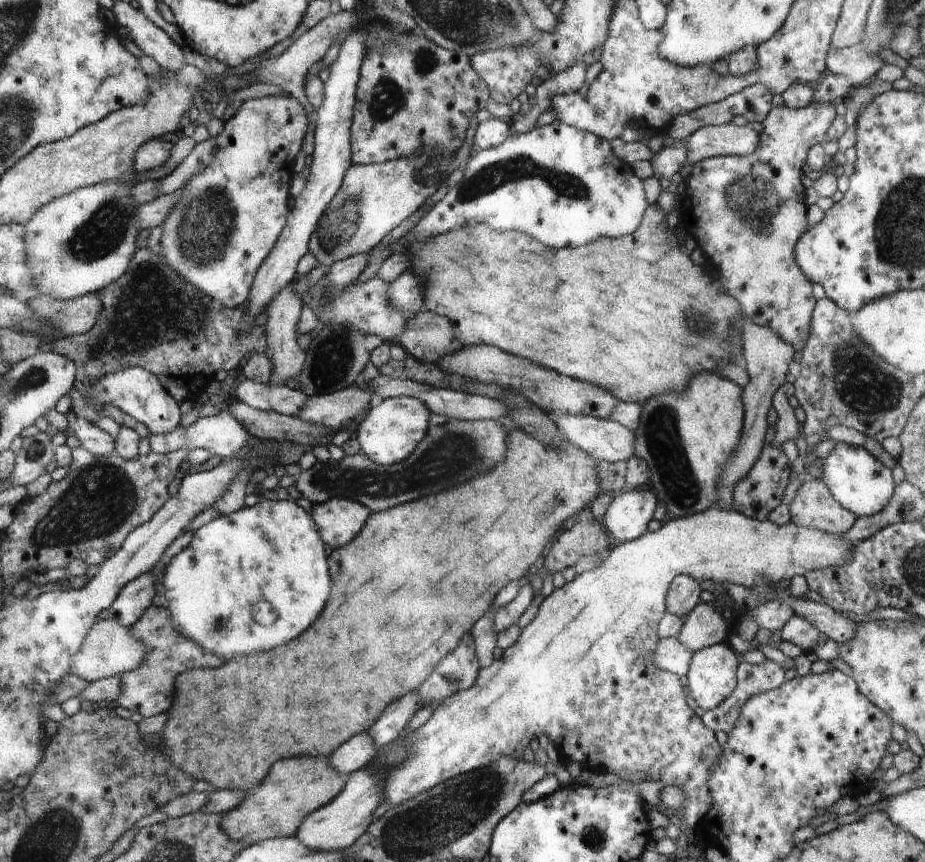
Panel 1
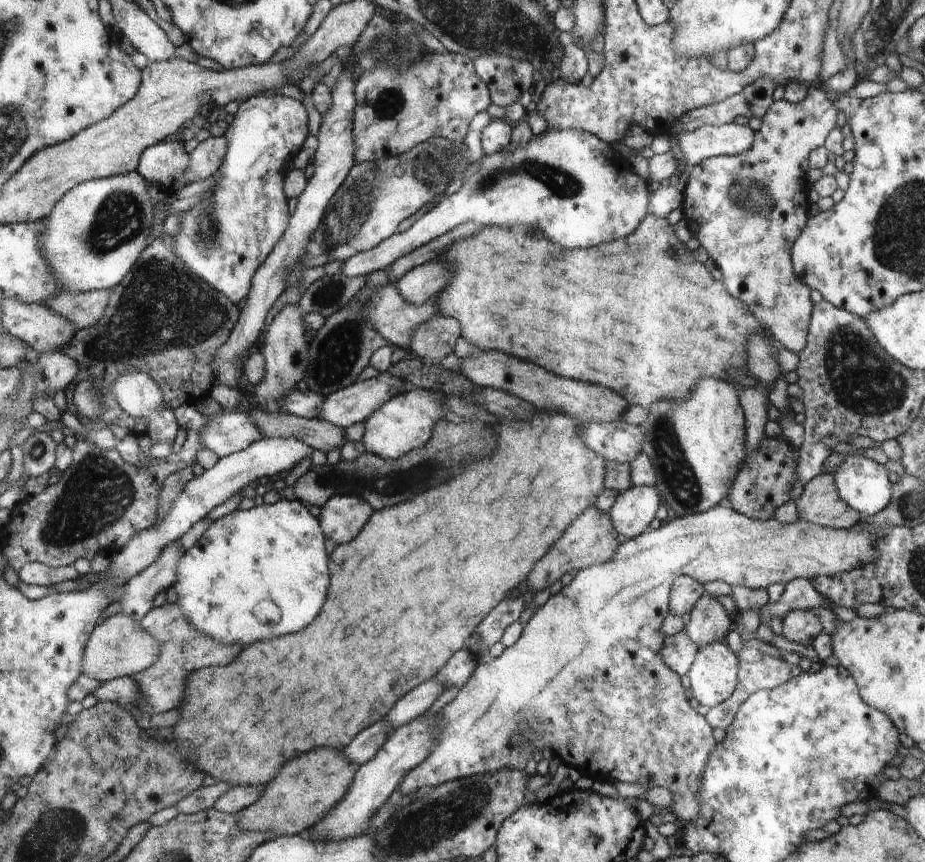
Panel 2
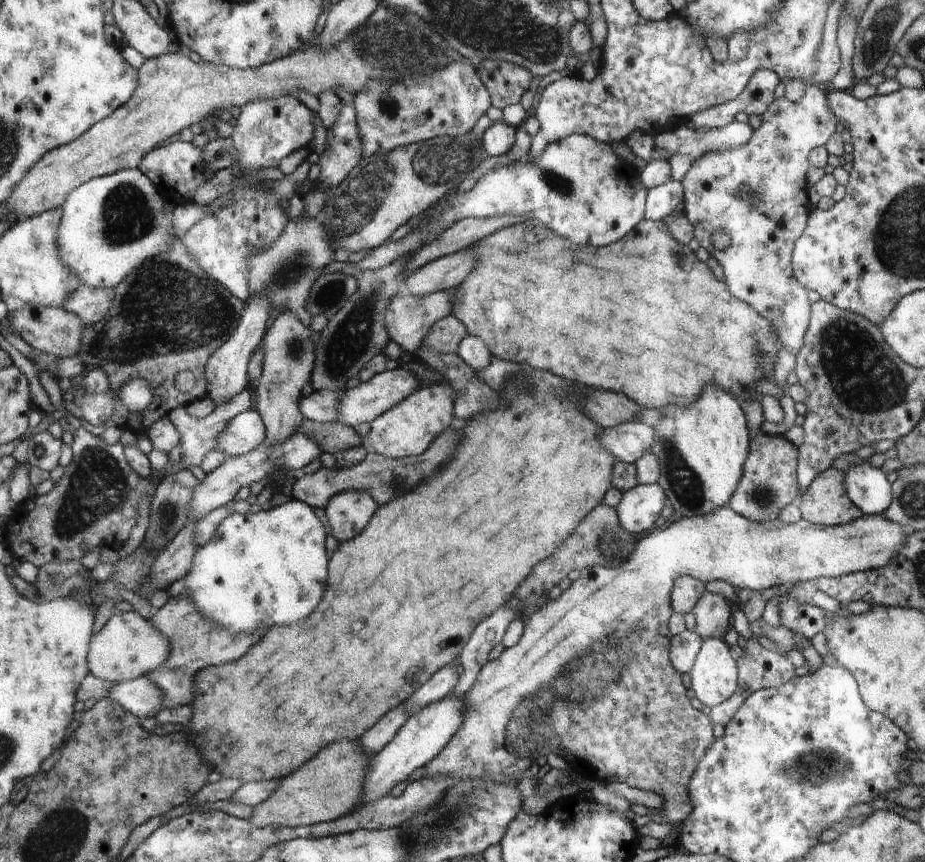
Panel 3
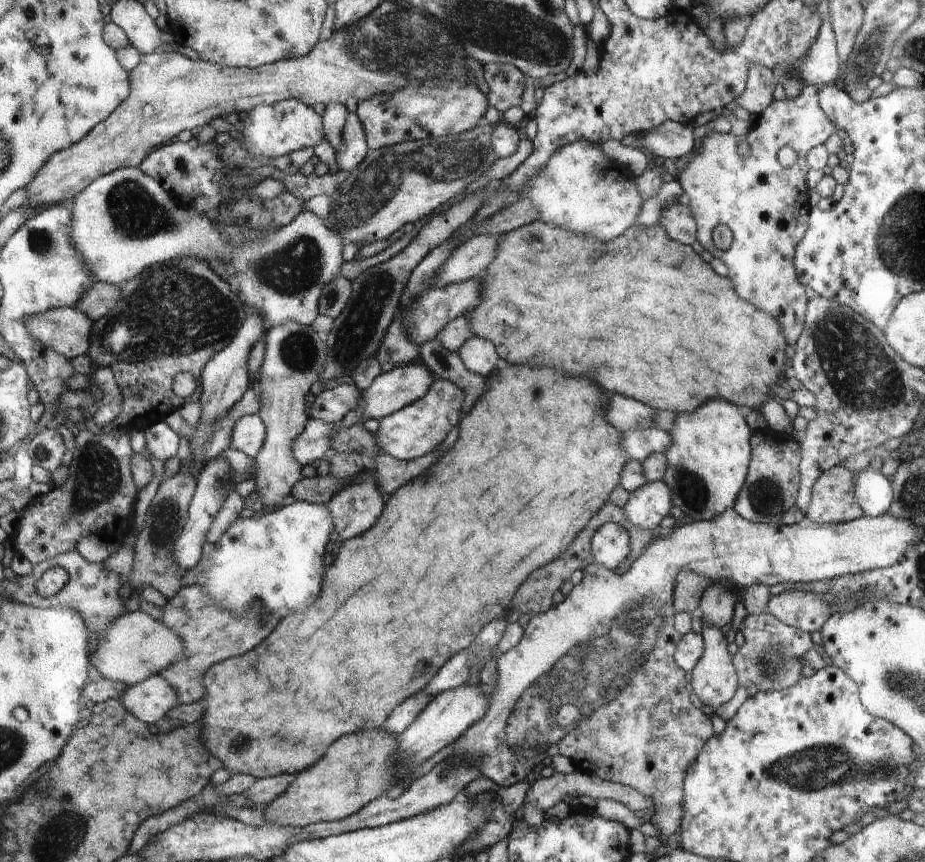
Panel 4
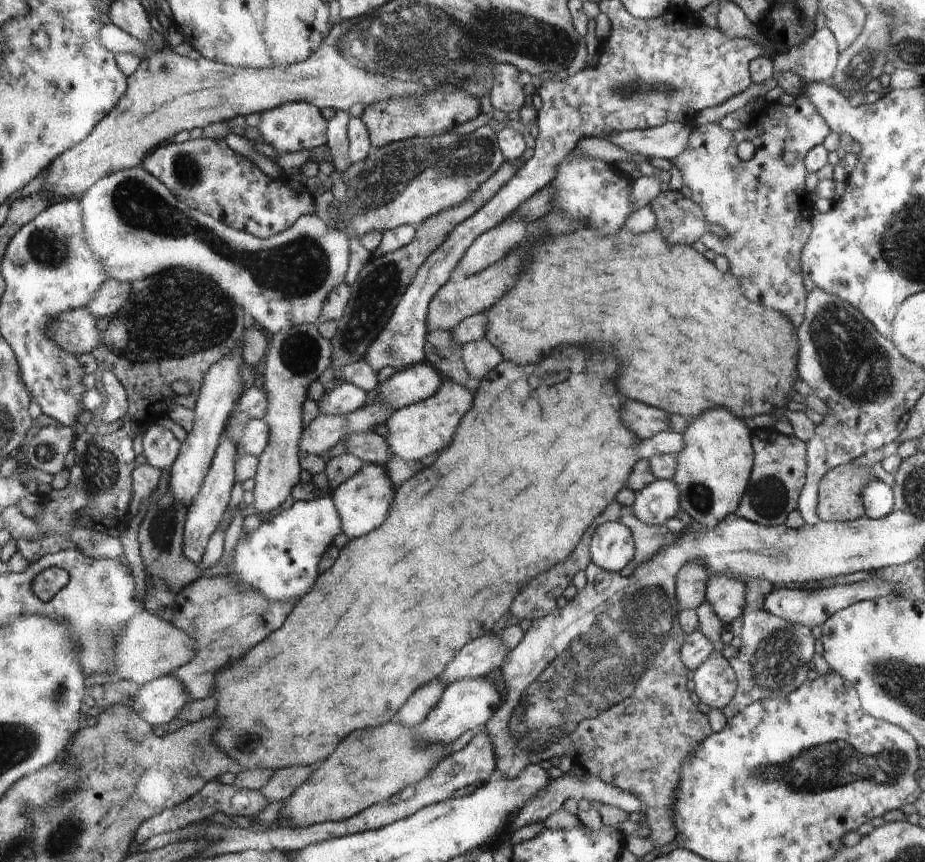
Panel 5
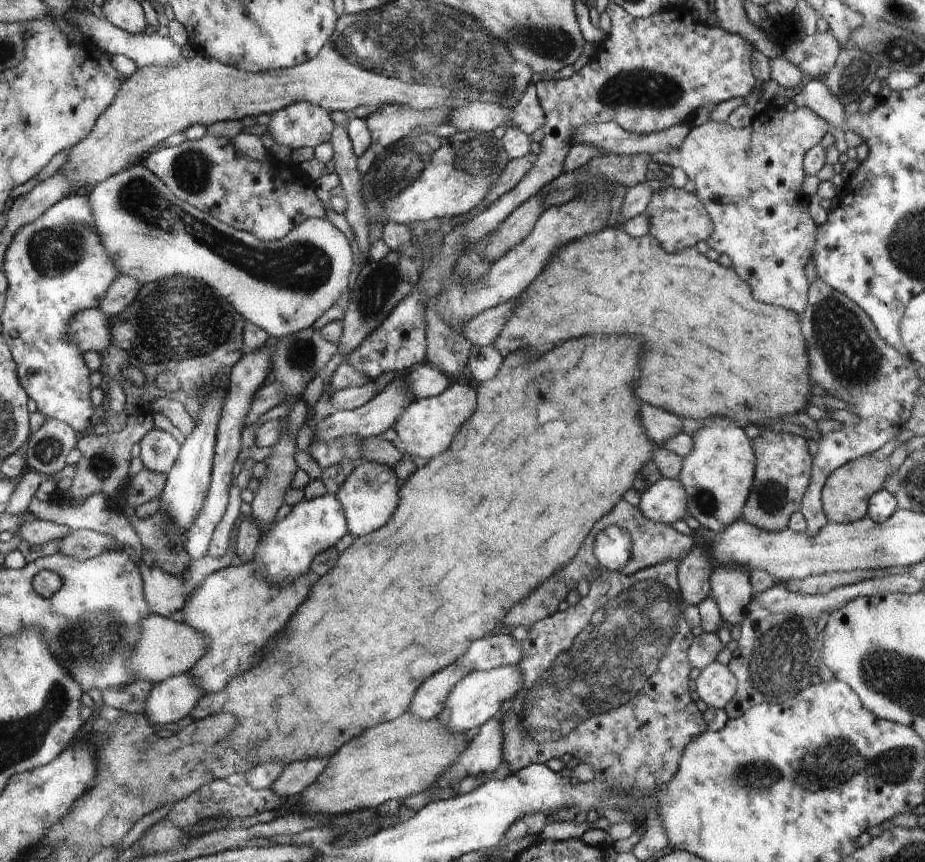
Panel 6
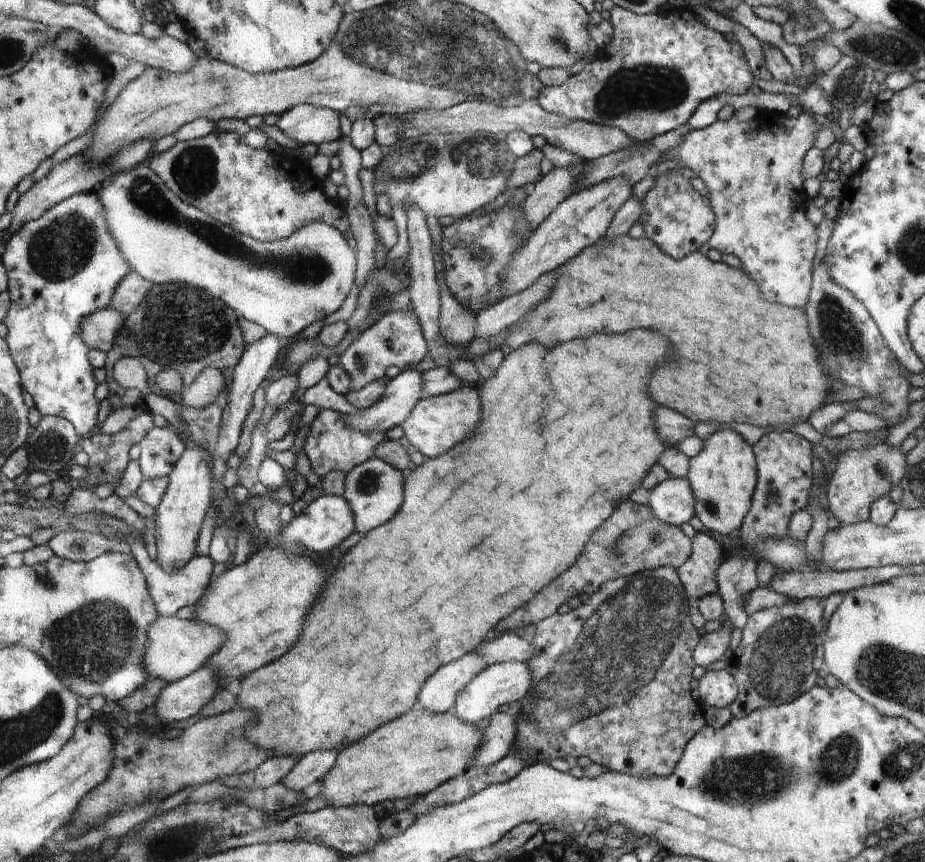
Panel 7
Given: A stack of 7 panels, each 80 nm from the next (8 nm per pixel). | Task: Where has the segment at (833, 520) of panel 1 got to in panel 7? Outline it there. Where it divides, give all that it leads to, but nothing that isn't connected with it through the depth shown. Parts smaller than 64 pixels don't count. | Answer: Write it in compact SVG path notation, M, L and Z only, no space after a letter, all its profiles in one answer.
M879 443L863 449L848 449L838 458L837 468L828 484L827 499L829 508L841 524L856 524L869 519L872 514L872 504L878 499L890 494L894 486L899 486L908 467L908 456L900 447L890 446L888 443Z

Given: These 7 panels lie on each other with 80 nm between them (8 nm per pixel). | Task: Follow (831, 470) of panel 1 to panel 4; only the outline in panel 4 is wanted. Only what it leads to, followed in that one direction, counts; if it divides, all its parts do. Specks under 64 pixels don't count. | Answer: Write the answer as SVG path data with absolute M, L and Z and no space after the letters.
M870 466L852 474L855 500L865 514L871 517L886 515L890 506L893 506L892 490L886 477Z

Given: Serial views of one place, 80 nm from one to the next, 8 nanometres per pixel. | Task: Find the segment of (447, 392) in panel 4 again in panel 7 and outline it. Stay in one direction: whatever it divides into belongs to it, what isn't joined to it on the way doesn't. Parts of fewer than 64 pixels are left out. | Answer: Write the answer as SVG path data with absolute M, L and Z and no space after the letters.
M462 386L448 394L424 396L400 426L408 442L424 457L431 459L448 452L452 446L466 440L476 428L476 418L480 422L480 414L480 392Z

